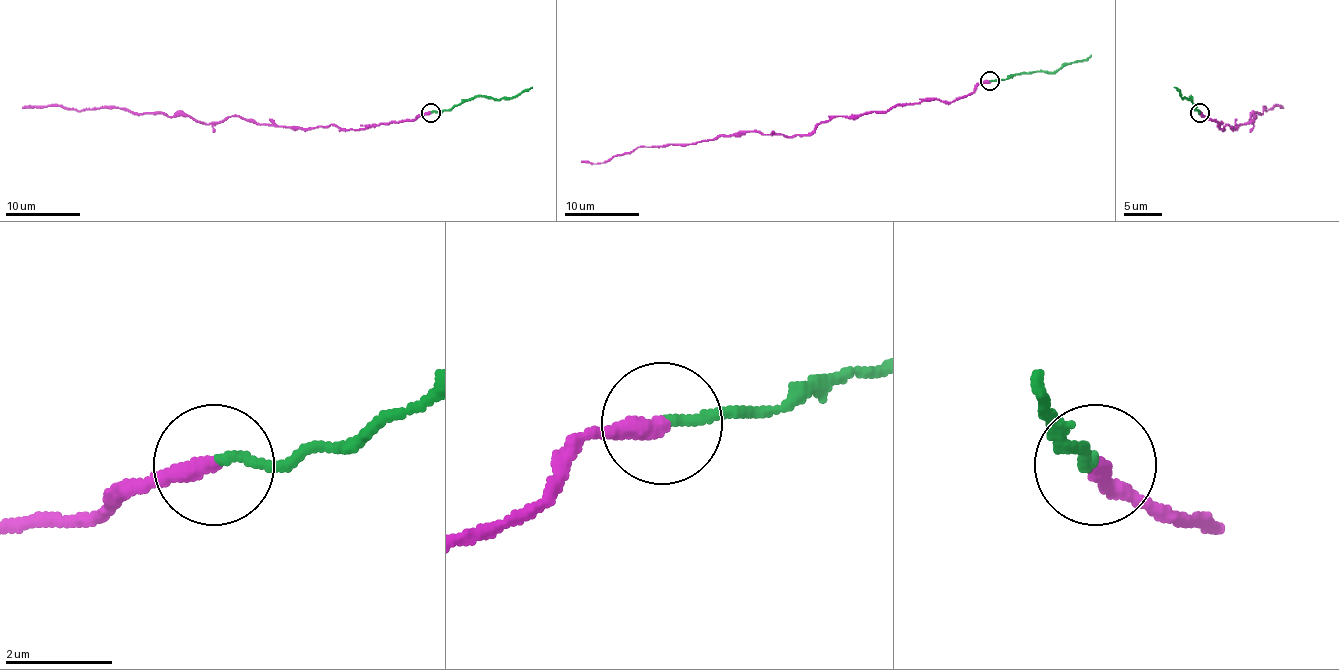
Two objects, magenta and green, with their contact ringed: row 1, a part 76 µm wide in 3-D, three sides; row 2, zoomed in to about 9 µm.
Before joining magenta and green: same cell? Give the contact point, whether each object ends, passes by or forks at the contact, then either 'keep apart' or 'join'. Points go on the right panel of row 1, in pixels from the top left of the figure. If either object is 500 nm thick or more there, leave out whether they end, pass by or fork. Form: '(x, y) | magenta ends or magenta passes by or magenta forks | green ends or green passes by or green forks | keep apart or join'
(1200, 112) | magenta ends | green ends | keep apart

